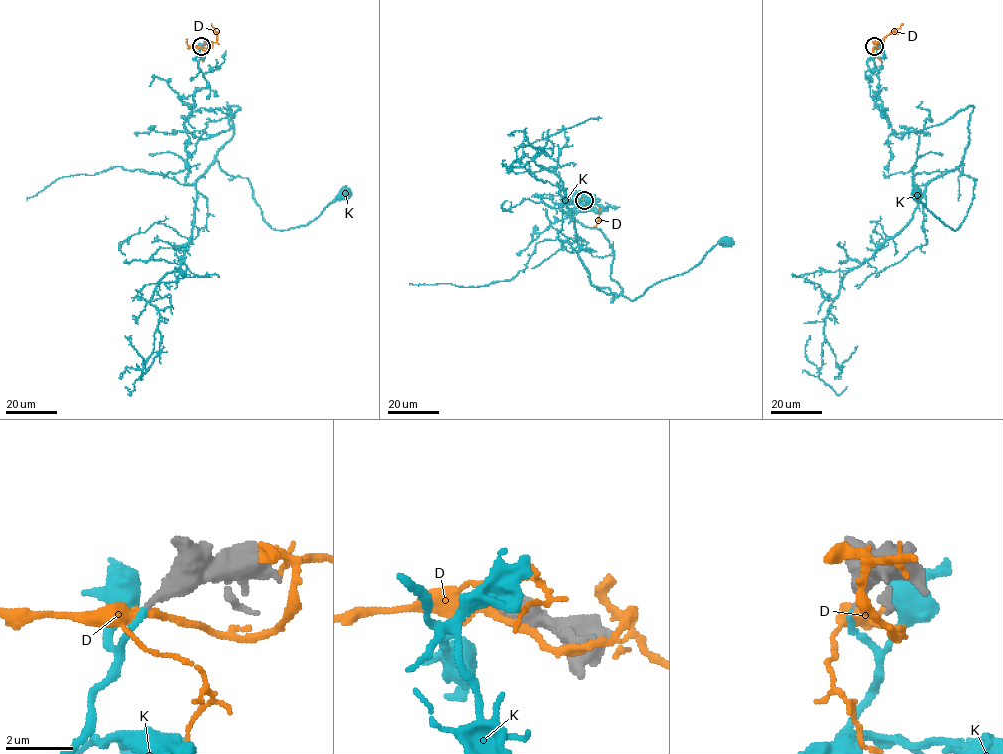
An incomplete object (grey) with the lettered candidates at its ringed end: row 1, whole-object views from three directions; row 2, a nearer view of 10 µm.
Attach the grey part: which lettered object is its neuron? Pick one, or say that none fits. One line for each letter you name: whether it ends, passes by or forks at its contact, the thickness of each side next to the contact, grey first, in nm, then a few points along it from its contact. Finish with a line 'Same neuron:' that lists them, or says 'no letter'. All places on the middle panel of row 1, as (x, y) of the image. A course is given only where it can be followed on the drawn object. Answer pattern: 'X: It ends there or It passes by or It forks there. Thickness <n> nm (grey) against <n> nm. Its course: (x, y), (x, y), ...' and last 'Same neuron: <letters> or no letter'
K: It ends there. Thickness 320 nm (grey) against 160 nm. Its course: (584, 200), (567, 215), (607, 239), (612, 298), (597, 288), (633, 300), (726, 240)
Same neuron: K

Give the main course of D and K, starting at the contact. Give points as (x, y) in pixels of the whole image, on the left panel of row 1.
D: (201, 46), (210, 48), (217, 43), (211, 24)
K: (201, 46), (185, 127), (216, 135), (239, 108), (215, 159), (262, 218), (306, 225), (344, 192)

